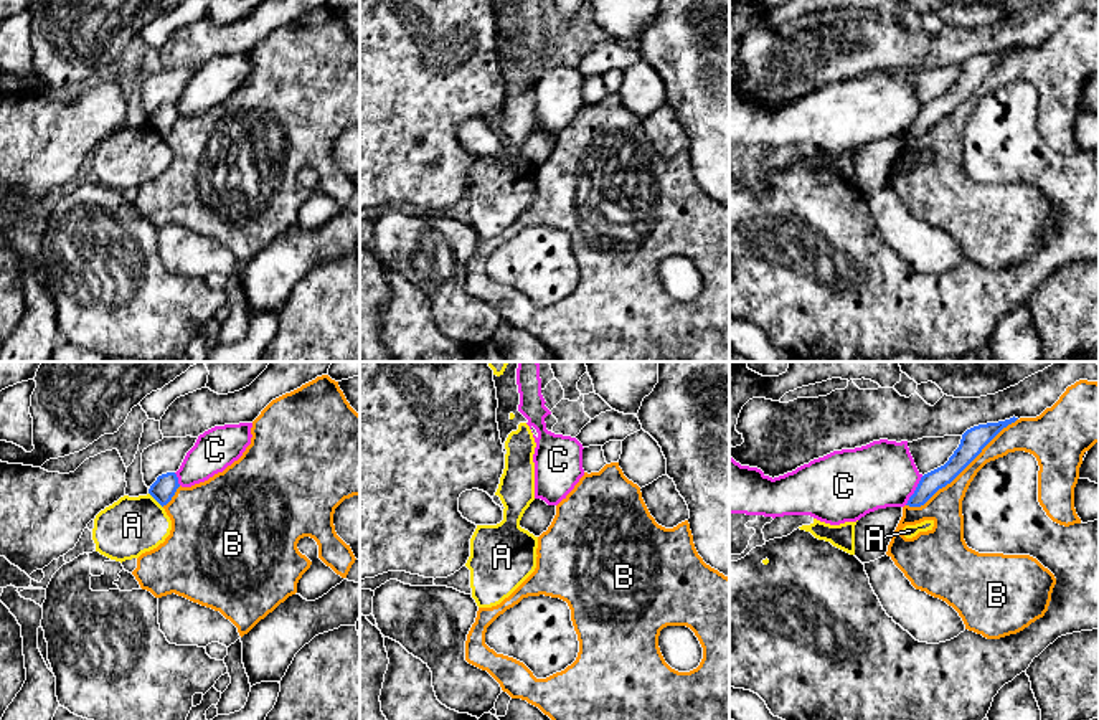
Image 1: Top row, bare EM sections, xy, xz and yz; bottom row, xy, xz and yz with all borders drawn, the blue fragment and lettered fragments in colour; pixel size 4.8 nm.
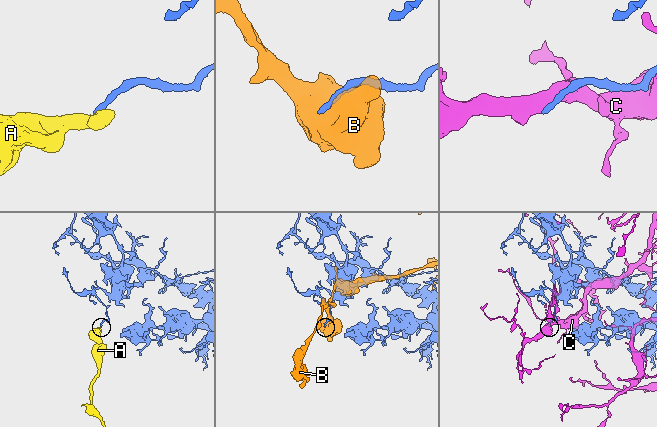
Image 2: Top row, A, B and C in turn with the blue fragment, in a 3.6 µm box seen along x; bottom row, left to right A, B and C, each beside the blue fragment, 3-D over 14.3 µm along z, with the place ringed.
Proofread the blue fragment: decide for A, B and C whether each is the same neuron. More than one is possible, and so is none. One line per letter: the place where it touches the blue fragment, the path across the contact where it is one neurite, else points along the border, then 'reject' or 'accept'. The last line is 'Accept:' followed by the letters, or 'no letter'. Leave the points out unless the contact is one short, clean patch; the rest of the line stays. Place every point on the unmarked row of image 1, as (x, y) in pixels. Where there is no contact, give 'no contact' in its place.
A: xy (155, 129) | along xy (149, 123), (162, 137) | reject
B: yz (961, 101) | reject
C: yz (915, 121) | reject
Accept: no letter

